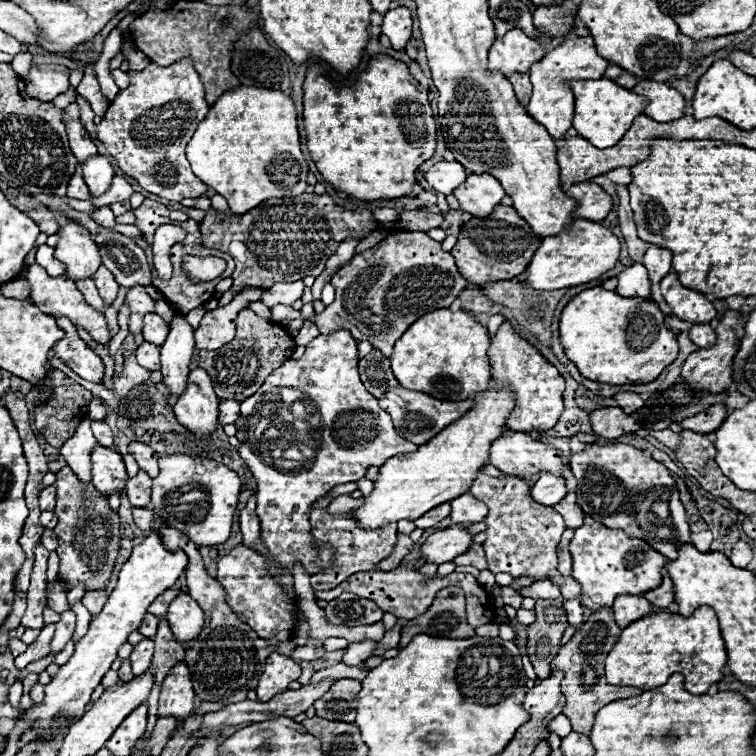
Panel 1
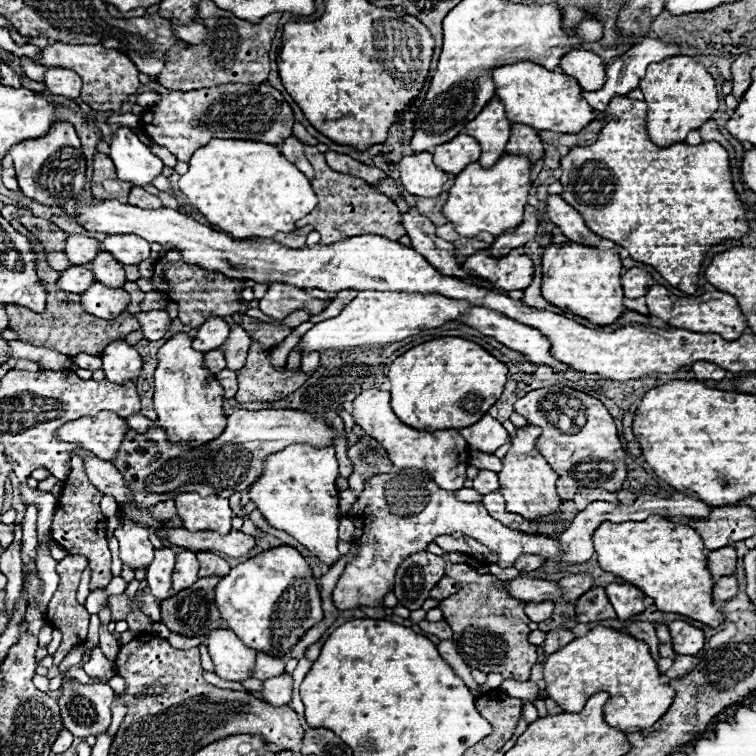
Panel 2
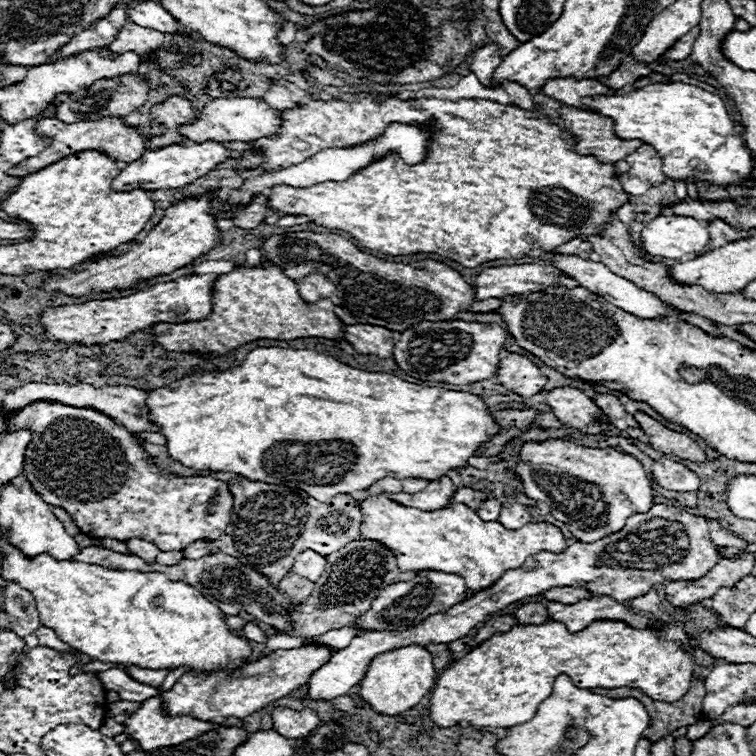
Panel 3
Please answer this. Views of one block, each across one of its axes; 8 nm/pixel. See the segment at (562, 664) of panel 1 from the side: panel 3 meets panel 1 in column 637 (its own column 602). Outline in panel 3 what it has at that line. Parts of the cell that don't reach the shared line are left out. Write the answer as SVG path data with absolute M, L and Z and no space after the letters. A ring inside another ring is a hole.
M692 678L690 680L690 690L676 702L658 702L646 696L642 690L634 688L618 688L618 690L608 690L608 688L594 688L592 692L610 696L610 698L636 698L642 702L646 712L650 712L650 728L644 730L642 738L648 738L650 742L656 742L668 734L672 734L676 728L682 726L692 726L700 722L702 714L702 700L706 696L706 686L702 680Z

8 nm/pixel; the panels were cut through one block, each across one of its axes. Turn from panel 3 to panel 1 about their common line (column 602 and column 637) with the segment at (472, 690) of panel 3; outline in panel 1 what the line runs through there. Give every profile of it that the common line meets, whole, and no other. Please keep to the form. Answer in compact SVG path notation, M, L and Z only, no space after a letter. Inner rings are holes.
M710 606L698 608L692 616L682 614L670 614L670 612L656 612L650 616L644 616L642 620L632 622L626 626L620 634L620 640L616 642L614 650L606 658L606 680L614 686L634 686L640 690L650 690L662 686L674 672L682 674L686 678L686 690L692 694L704 694L710 690L712 684L720 682L722 670L726 666L726 646L718 630L718 618L716 612Z

